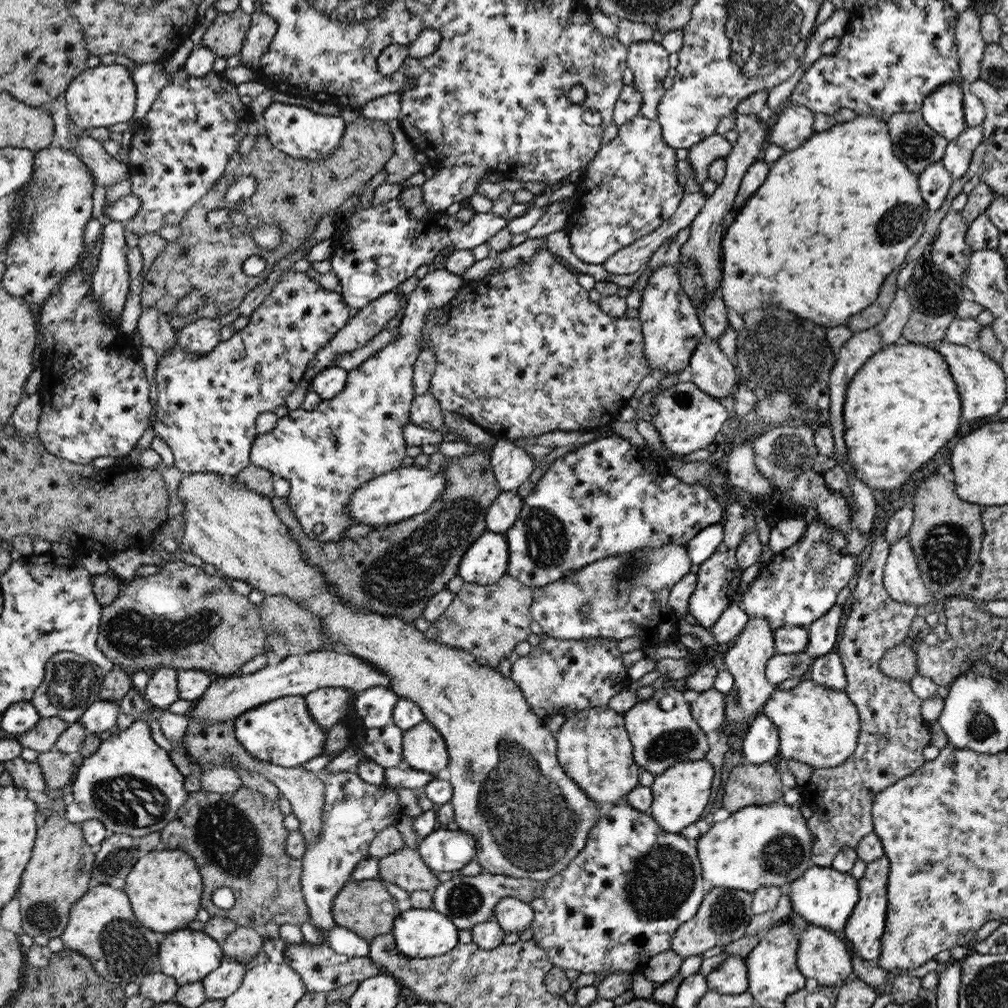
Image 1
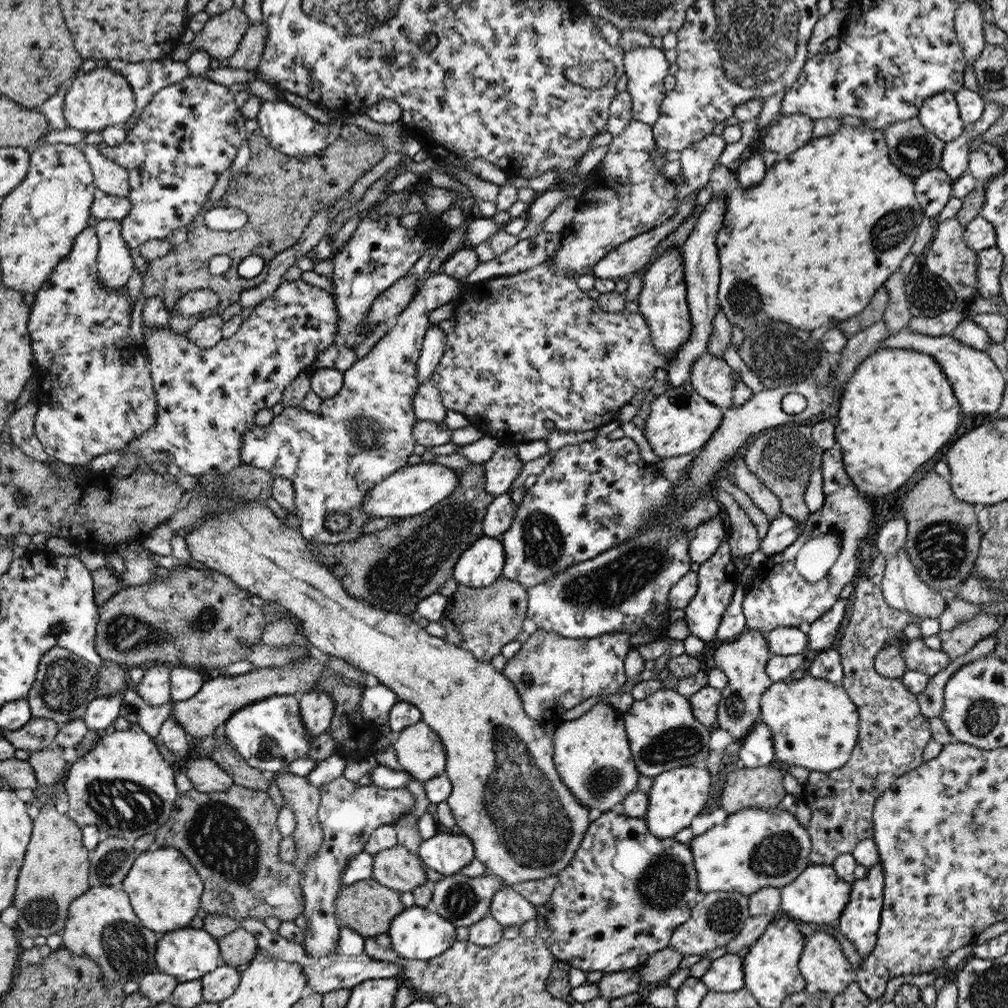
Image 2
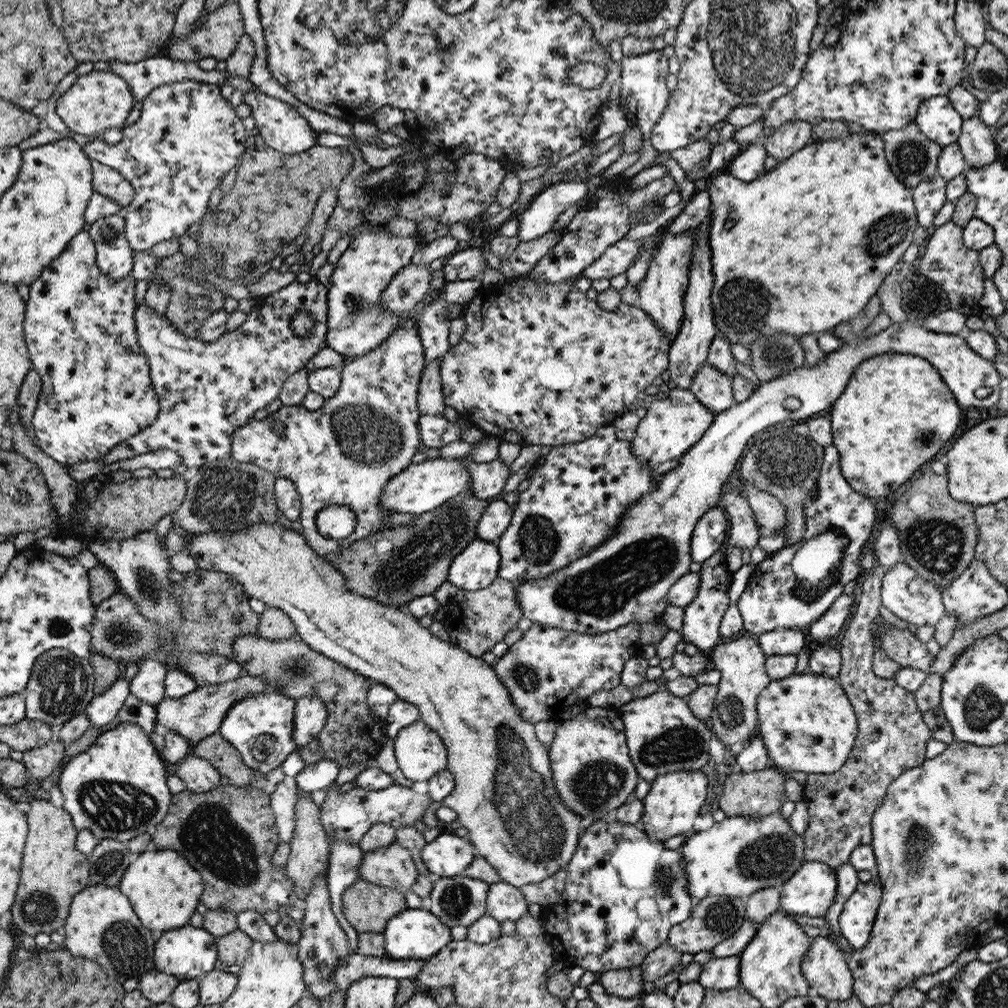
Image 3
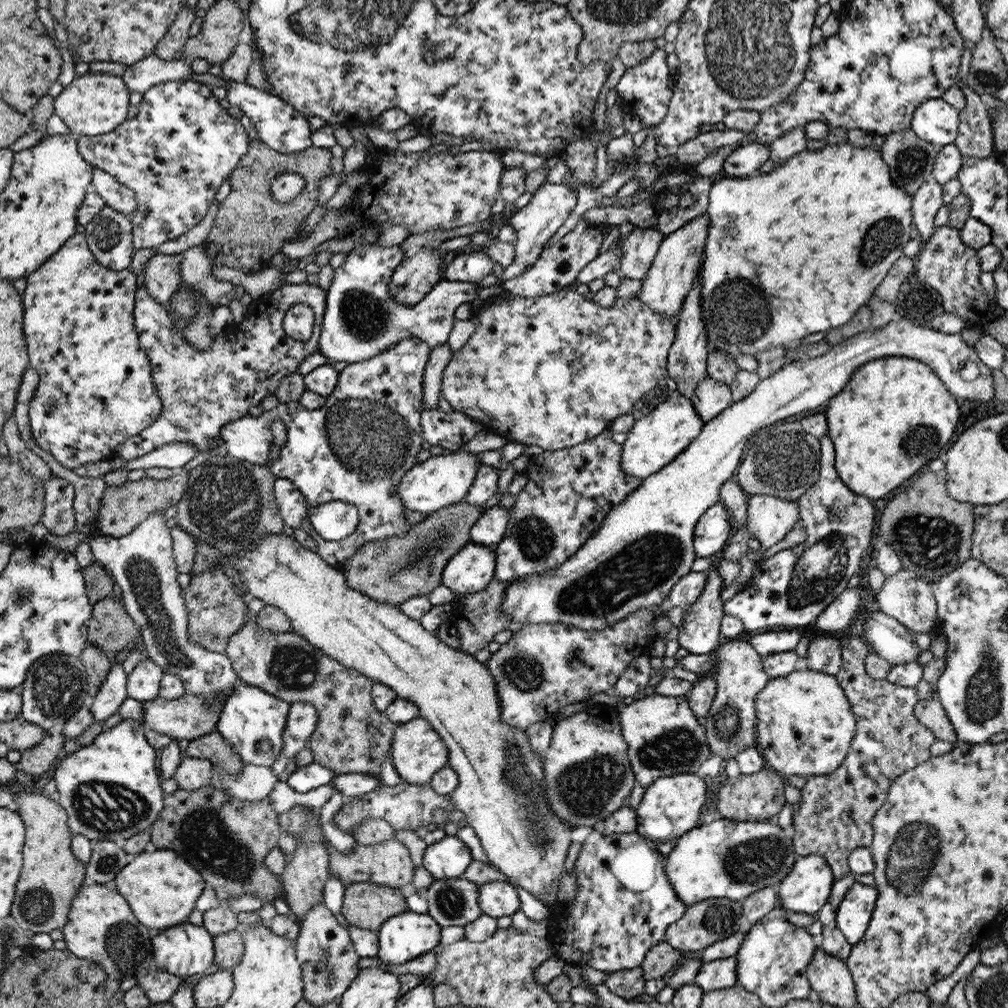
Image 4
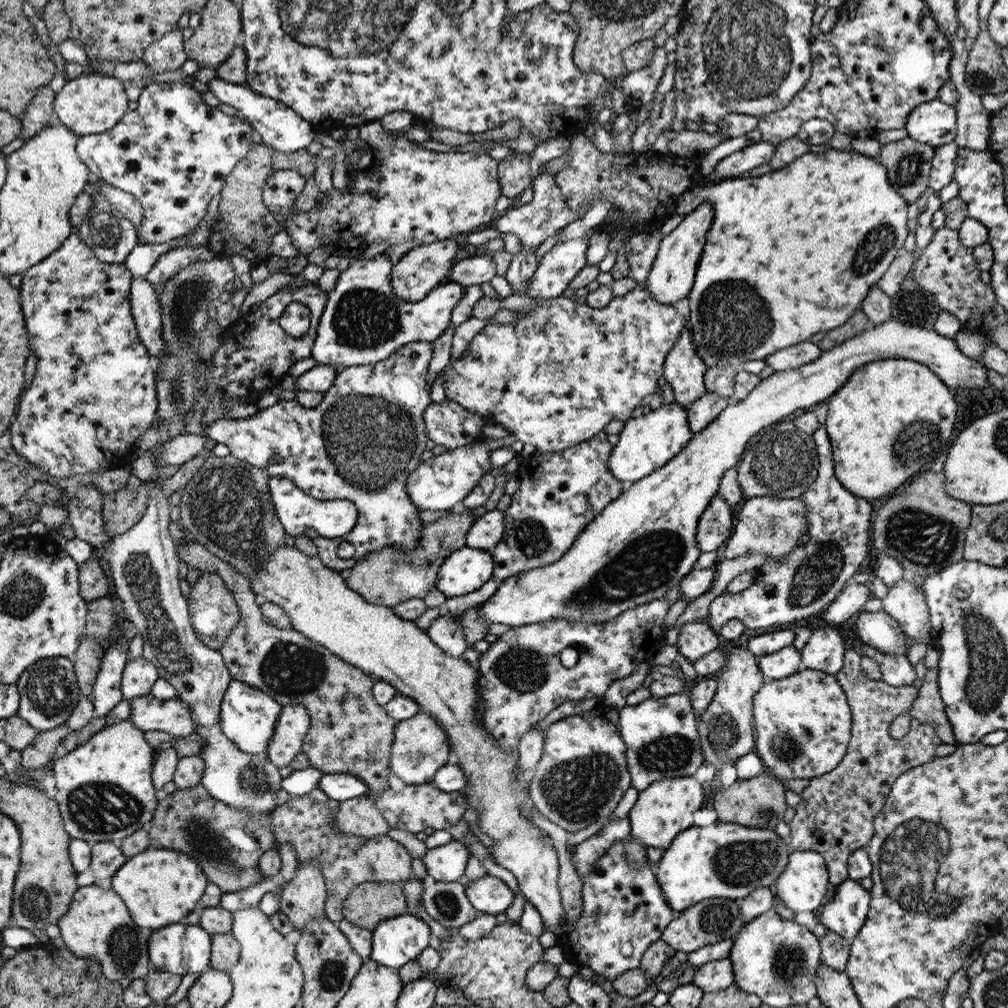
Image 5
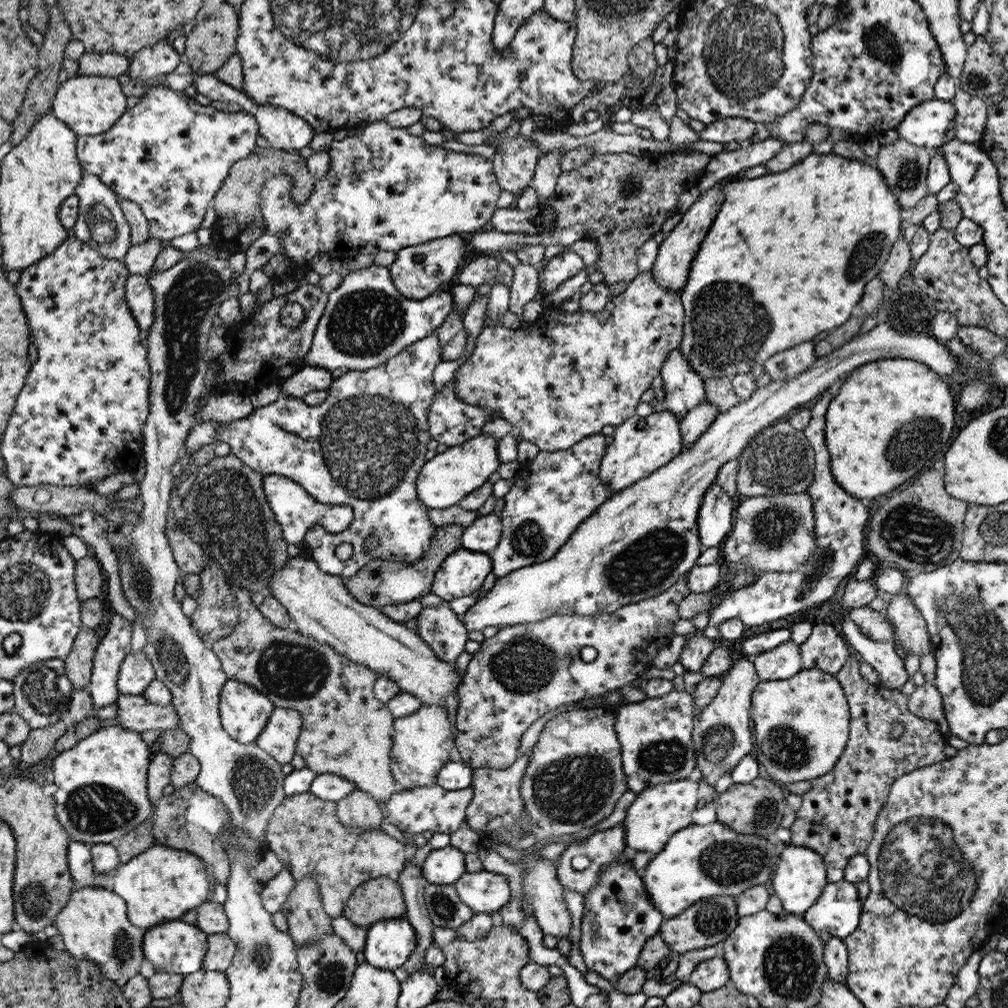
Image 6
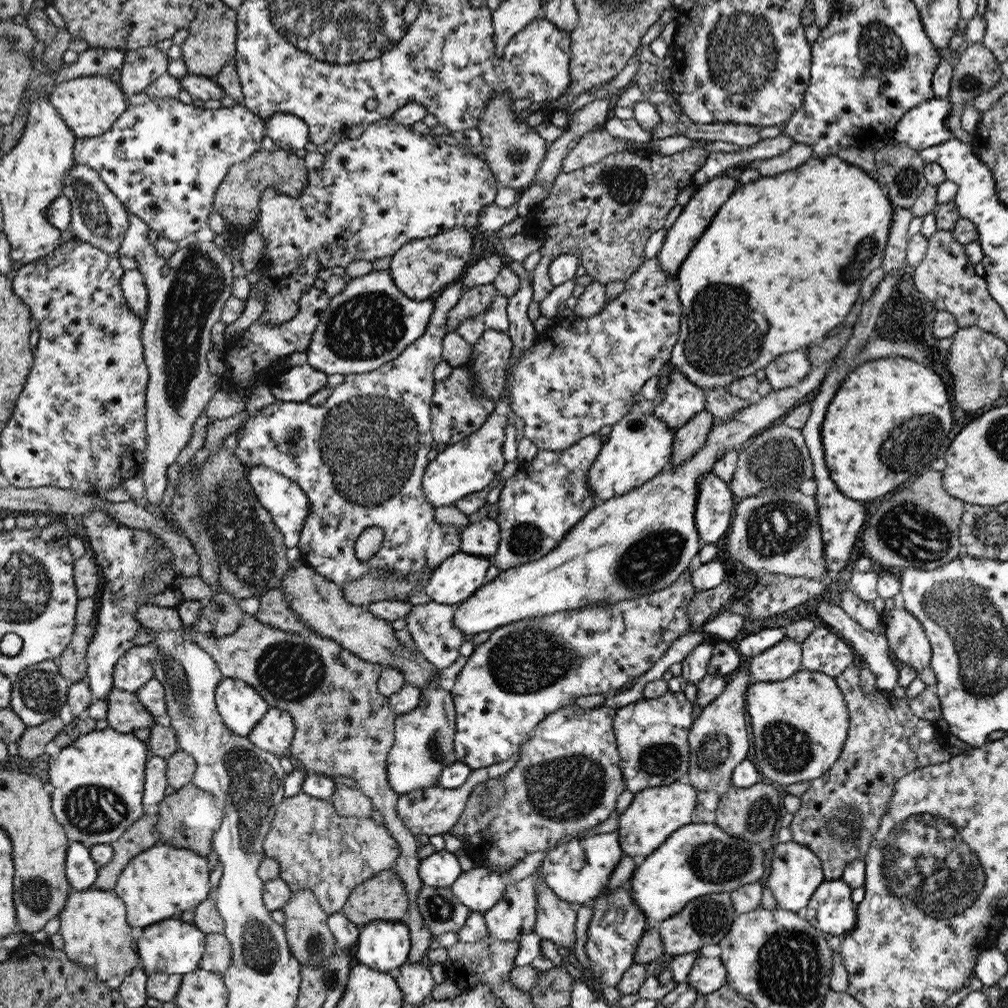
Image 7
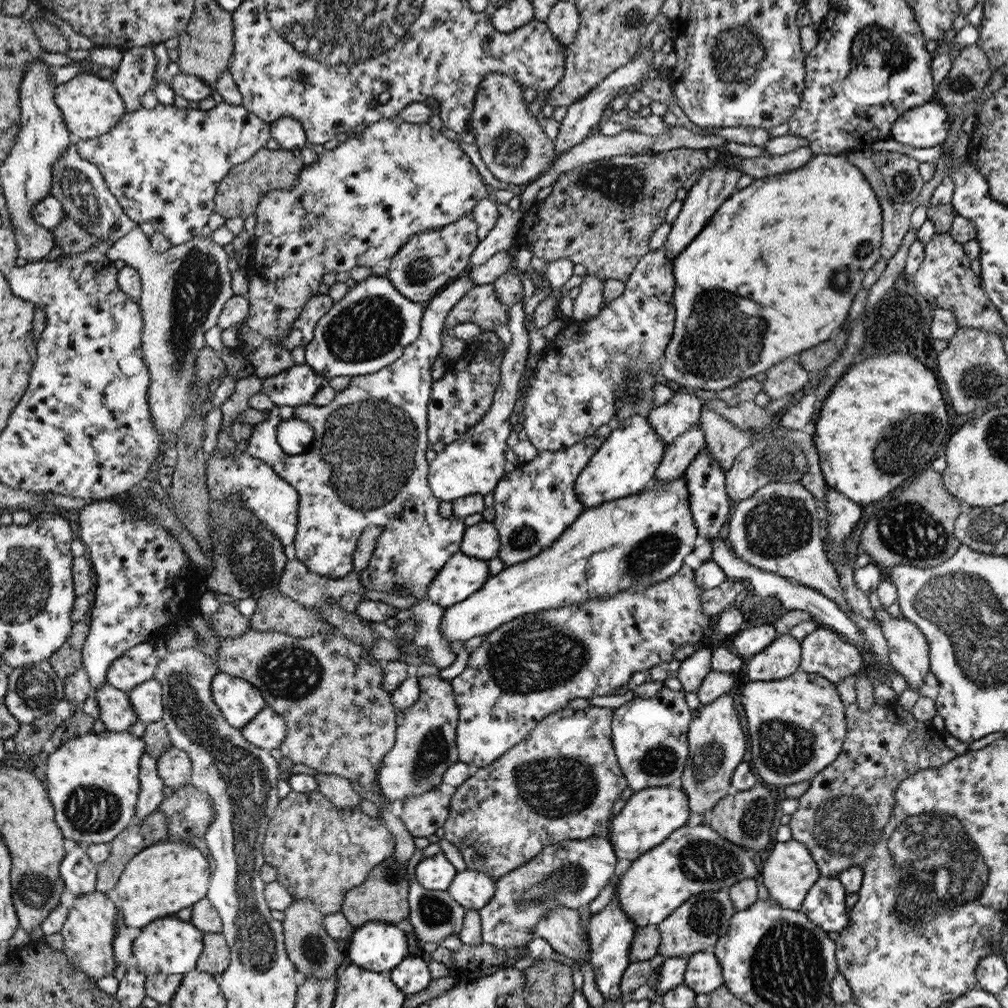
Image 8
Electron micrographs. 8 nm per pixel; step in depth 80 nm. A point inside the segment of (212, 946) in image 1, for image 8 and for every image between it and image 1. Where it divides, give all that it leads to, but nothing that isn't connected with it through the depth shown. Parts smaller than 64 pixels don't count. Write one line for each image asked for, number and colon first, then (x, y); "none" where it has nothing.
2: (188, 954)
3: (187, 953)
4: (186, 949)
5: (180, 948)
6: (176, 947)
7: (172, 946)
8: (169, 946)

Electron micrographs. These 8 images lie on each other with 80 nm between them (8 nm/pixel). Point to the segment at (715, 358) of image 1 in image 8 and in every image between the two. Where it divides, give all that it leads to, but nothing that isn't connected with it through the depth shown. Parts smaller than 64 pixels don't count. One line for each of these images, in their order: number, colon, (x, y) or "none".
2: (711, 376)
3: (712, 387)
4: (710, 398)
5: (701, 412)
6: (695, 423)
7: (688, 440)
8: (678, 456)

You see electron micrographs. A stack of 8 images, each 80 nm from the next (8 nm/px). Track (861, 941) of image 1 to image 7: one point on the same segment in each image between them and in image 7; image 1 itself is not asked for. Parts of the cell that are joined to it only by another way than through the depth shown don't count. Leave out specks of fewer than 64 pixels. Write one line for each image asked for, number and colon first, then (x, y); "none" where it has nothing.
2: (860, 922)
3: (857, 918)
4: (854, 913)
5: (845, 911)
6: (837, 911)
7: (830, 910)

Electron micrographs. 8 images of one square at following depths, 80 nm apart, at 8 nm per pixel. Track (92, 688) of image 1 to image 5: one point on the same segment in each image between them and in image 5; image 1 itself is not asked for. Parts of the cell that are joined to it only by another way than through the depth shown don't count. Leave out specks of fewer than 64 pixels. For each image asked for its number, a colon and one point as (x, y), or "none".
2: (65, 685)
3: (62, 684)
4: (56, 687)
5: (49, 692)

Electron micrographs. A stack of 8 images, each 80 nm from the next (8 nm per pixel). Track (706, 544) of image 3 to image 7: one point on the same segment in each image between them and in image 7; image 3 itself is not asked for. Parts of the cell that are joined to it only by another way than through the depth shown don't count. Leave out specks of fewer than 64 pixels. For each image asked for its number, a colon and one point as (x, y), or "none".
4: (713, 530)
5: (716, 524)
6: (717, 515)
7: (716, 504)

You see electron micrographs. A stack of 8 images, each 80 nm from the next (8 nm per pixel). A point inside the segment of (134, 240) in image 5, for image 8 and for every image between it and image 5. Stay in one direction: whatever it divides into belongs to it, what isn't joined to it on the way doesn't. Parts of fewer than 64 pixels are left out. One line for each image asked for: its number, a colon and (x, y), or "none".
6: (101, 223)
7: (98, 217)
8: (79, 185)

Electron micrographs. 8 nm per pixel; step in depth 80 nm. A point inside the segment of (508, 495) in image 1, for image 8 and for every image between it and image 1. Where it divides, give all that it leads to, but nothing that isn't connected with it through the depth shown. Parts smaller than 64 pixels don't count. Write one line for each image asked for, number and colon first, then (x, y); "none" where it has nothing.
2: (498, 517)
3: (495, 520)
4: (493, 525)
5: (487, 530)
6: (483, 535)
7: (482, 538)
8: (482, 540)

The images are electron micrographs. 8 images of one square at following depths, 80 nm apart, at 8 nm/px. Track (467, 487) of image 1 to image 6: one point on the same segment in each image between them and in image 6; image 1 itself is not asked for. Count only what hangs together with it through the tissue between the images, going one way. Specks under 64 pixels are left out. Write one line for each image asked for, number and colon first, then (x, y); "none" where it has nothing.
2: (394, 569)
3: (394, 566)
4: (391, 571)
5: (386, 577)
6: (383, 581)

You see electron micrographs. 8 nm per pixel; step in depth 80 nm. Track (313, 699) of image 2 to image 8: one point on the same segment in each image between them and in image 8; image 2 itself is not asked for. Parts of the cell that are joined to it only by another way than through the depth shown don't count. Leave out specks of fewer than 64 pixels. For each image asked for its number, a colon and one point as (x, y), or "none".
3: (311, 713)
4: (303, 717)
5: (289, 734)
6: (280, 737)
7: (274, 732)
8: (268, 729)

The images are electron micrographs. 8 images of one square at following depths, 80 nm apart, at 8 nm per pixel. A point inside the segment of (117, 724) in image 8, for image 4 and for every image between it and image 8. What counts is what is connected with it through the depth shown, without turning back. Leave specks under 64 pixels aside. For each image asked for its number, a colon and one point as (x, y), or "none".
4: (190, 716)
5: (173, 716)
6: (134, 712)
7: (125, 713)

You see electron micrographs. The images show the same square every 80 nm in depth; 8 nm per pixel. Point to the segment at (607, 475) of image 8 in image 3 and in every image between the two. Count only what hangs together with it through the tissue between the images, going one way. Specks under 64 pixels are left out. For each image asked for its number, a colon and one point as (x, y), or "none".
3: (672, 425)
4: (660, 435)
5: (647, 442)
6: (640, 445)
7: (640, 445)

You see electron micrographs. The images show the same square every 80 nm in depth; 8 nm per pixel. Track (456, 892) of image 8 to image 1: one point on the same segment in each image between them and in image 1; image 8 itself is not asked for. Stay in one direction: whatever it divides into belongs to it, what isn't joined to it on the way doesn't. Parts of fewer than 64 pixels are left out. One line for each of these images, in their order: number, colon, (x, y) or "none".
1: (513, 915)
2: (509, 908)
3: (504, 902)
4: (498, 898)
5: (490, 895)
6: (484, 892)
7: (479, 889)

